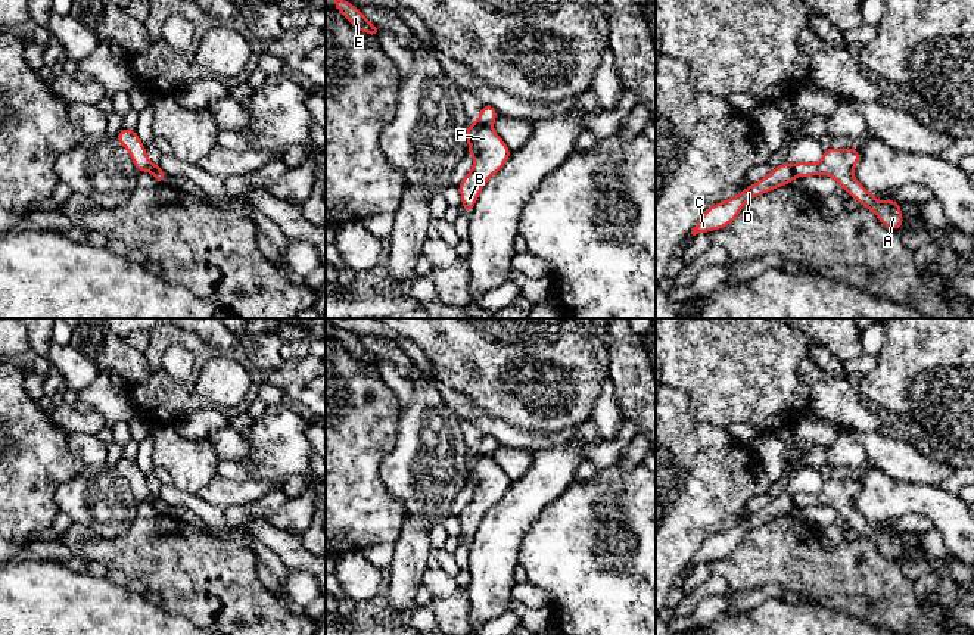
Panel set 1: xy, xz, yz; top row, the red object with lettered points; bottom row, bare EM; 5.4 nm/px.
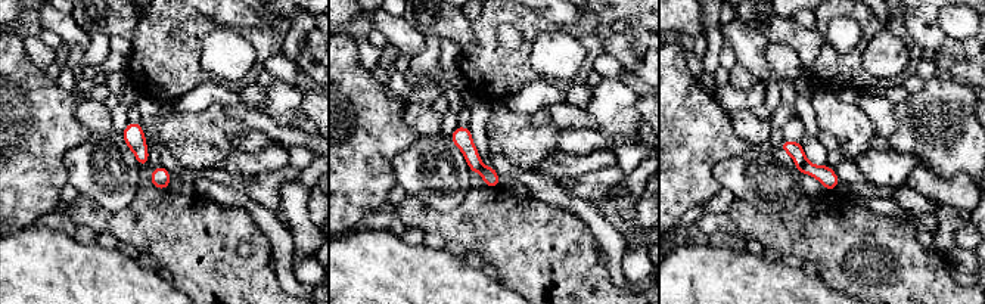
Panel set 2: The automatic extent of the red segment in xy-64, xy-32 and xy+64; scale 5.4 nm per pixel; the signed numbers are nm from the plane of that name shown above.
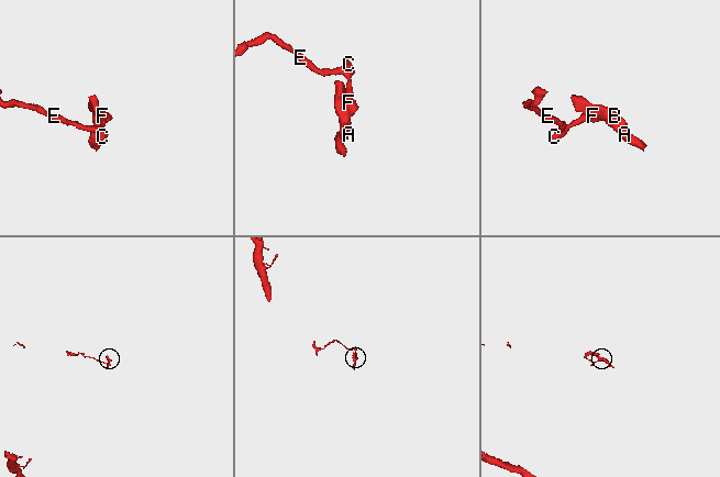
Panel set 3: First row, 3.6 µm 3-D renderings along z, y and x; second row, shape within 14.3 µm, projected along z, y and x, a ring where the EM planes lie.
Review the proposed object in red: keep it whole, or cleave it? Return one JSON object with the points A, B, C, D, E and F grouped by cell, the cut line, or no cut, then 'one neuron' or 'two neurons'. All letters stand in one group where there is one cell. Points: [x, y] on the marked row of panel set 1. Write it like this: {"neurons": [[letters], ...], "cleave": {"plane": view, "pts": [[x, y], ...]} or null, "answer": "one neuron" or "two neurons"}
{"neurons": [["A", "B", "F"], ["C", "D", "E"]], "cleave": {"plane": "xz", "pts": [[478, 123], [491, 127]]}, "answer": "two neurons"}

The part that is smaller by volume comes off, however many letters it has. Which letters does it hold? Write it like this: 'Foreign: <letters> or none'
Foreign: A, B, F

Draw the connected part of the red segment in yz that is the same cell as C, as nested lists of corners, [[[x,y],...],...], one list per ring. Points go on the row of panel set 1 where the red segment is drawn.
[[[788,162],[774,168],[765,178],[746,187],[734,197],[715,203],[706,209],[691,234],[710,233],[728,227],[740,214],[749,199],[765,194],[777,187],[791,184],[796,178],[793,165]]]

